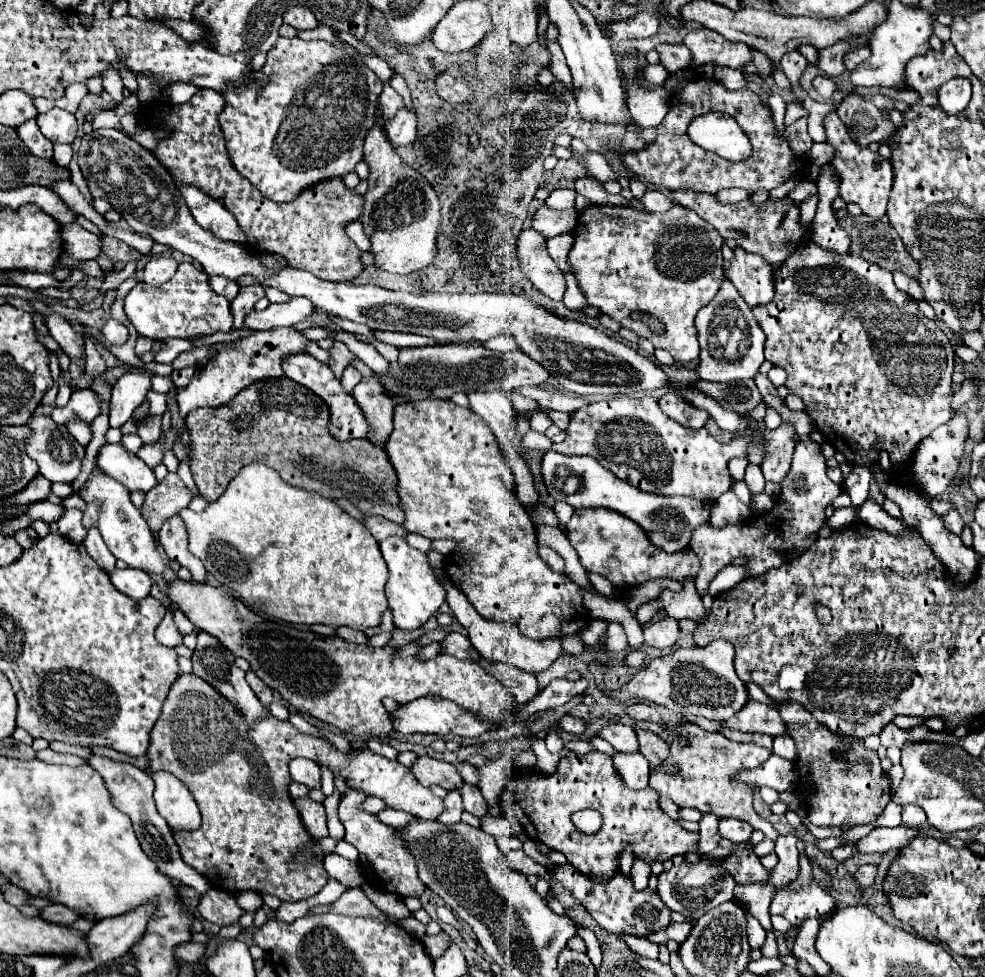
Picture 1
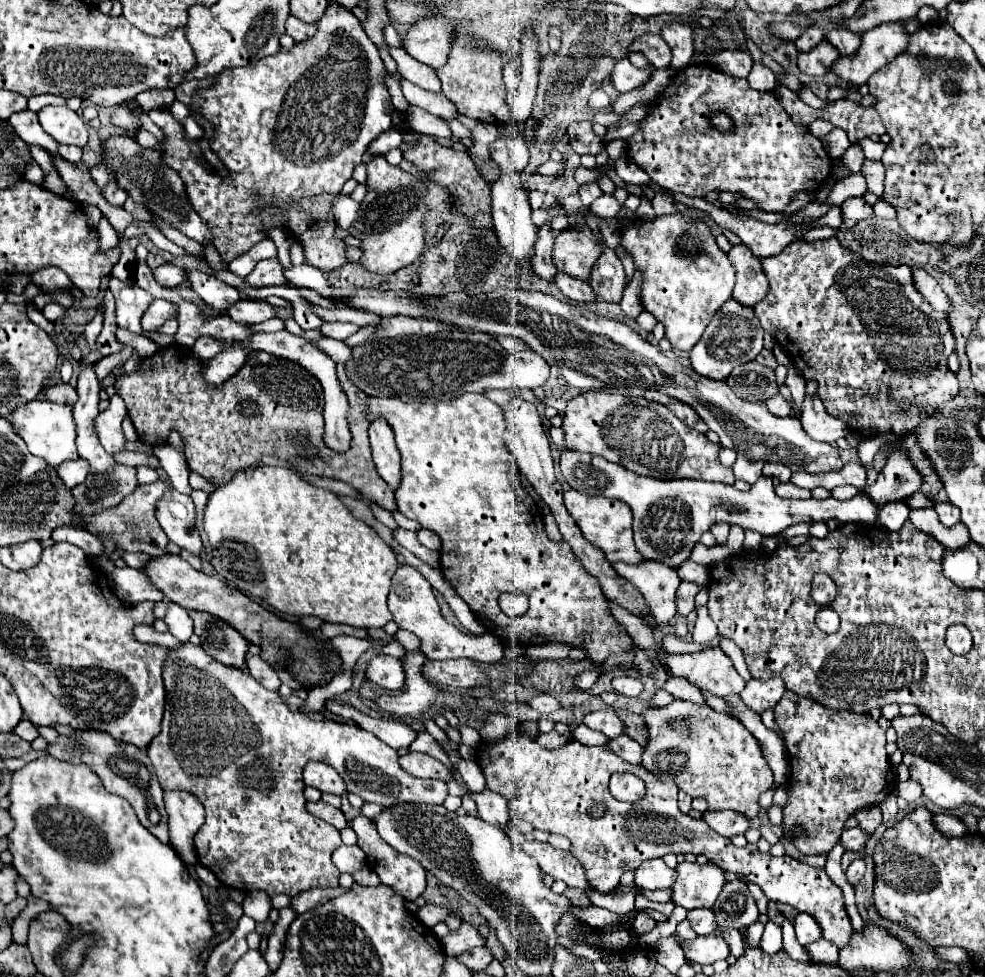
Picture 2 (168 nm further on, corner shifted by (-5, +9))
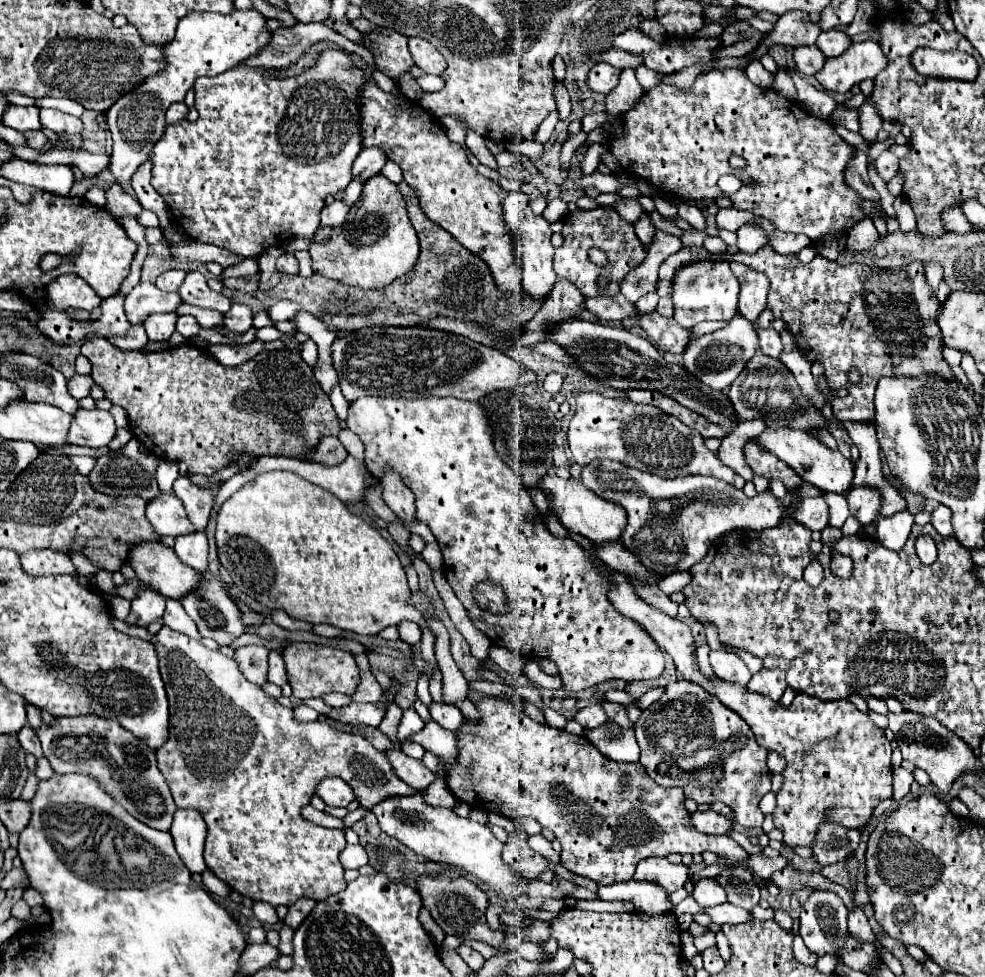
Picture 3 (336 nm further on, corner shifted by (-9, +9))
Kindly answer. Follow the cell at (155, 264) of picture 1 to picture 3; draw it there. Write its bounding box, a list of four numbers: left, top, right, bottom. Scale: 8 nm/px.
[155,269,187,291]

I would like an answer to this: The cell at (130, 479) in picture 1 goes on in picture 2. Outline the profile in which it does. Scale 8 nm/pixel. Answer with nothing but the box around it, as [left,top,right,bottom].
[95,393,127,455]

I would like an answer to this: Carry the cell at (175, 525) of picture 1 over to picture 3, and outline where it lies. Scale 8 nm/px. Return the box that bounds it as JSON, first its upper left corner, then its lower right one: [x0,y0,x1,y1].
[147,493,193,535]

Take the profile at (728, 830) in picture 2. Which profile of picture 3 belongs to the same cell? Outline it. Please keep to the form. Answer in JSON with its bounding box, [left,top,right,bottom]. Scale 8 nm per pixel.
[691,809,731,835]

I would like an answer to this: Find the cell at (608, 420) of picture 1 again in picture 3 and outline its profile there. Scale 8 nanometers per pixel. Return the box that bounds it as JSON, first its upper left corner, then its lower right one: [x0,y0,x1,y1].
[567,393,745,489]

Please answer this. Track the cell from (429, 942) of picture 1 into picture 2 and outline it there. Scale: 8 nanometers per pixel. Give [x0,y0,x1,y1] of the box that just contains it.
[441,923,485,955]

